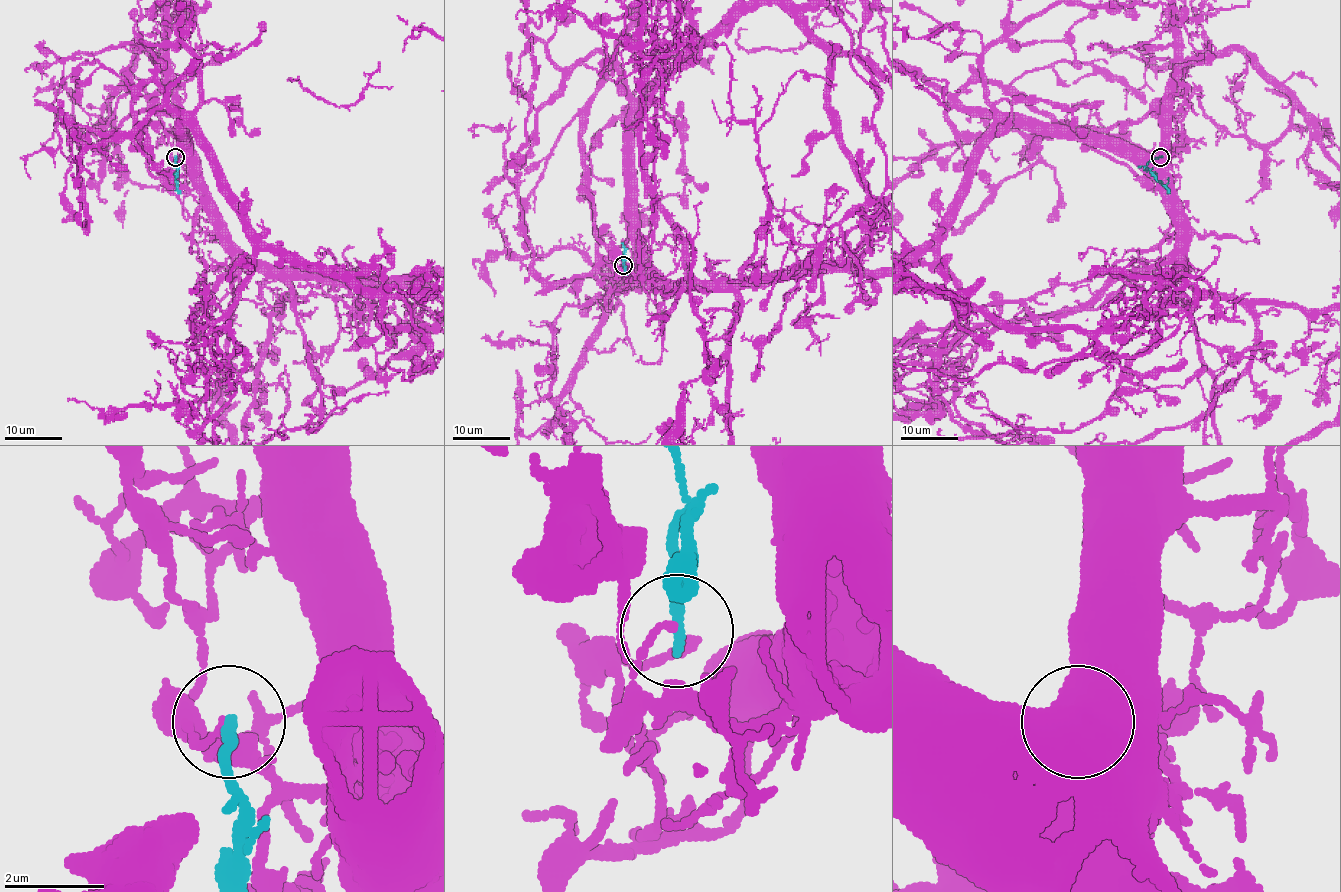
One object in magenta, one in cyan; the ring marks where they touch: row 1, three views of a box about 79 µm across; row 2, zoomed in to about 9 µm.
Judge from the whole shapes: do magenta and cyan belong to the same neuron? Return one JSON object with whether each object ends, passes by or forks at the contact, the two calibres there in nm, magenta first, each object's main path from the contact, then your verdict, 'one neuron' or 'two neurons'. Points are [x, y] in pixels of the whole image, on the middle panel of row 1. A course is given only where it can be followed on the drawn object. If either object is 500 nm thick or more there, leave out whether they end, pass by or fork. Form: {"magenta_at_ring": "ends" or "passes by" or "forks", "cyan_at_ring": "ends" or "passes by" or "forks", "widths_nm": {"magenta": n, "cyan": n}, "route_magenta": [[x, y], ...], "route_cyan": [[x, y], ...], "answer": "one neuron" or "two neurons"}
{"magenta_at_ring": "ends", "cyan_at_ring": "ends", "widths_nm": {"magenta": 140, "cyan": 260}, "route_cyan": [[623, 264], [624, 251], [624, 270], [628, 273]], "answer": "two neurons"}

